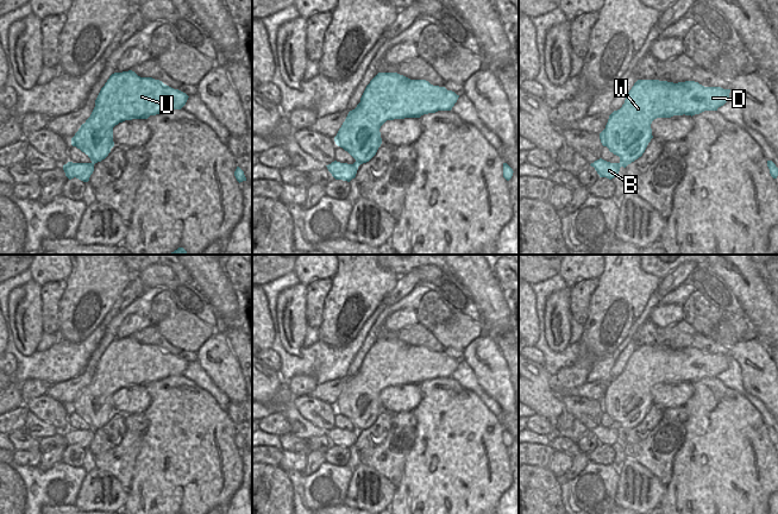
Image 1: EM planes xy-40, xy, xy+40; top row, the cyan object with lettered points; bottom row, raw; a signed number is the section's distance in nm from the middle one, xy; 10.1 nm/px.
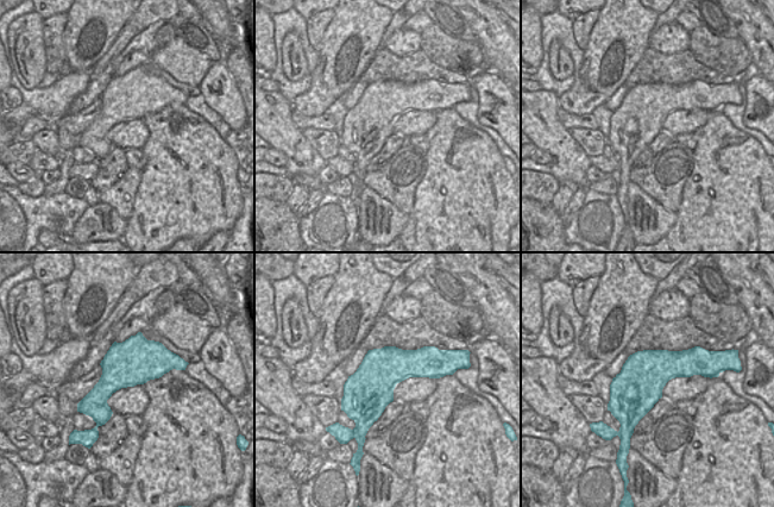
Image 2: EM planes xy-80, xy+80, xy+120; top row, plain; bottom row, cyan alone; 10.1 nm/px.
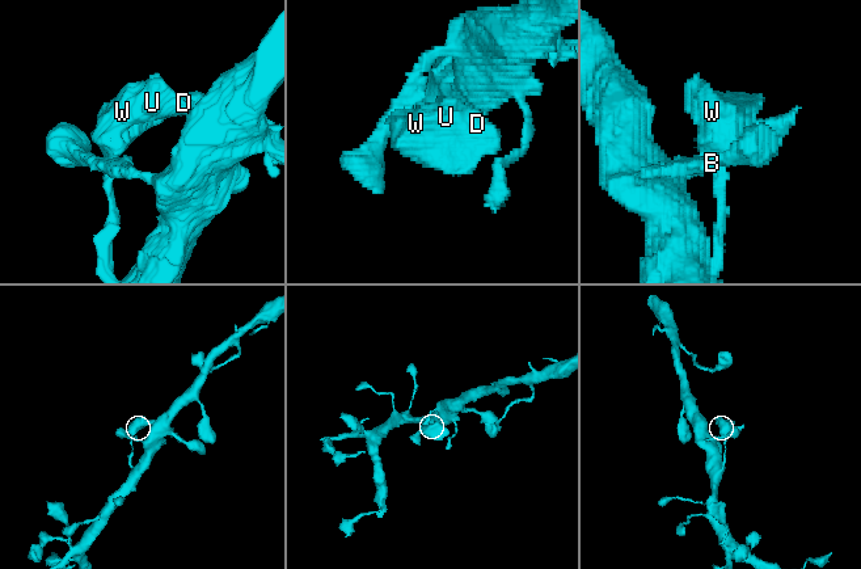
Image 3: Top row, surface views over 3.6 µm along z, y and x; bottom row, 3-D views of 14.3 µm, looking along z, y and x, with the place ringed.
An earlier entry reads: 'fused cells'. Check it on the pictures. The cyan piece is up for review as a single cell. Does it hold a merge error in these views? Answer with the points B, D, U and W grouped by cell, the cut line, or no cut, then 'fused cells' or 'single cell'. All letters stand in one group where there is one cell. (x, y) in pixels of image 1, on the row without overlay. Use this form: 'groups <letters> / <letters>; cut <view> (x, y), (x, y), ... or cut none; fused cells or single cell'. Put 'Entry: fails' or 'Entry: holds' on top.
Entry: fails
groups B D U W; cut none; single cell

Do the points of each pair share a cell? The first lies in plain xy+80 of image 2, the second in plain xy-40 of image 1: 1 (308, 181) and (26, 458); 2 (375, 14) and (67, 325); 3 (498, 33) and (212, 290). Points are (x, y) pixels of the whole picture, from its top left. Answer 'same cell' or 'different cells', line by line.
1: different cells
2: same cell
3: same cell

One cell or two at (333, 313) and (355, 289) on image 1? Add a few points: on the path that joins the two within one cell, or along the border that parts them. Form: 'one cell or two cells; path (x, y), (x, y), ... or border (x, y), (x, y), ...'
one cell; path (339, 307), (349, 294)

